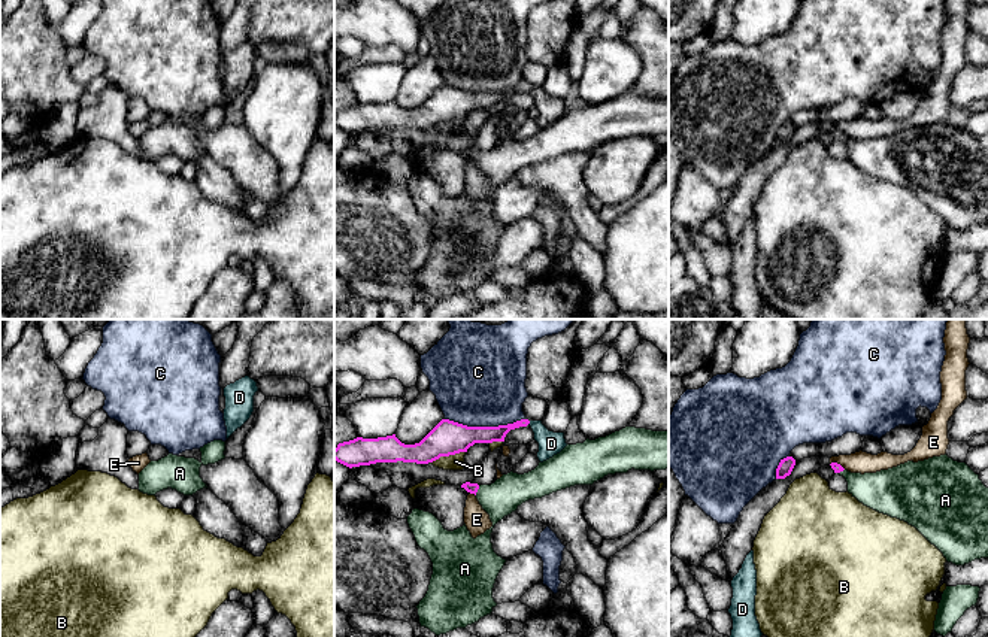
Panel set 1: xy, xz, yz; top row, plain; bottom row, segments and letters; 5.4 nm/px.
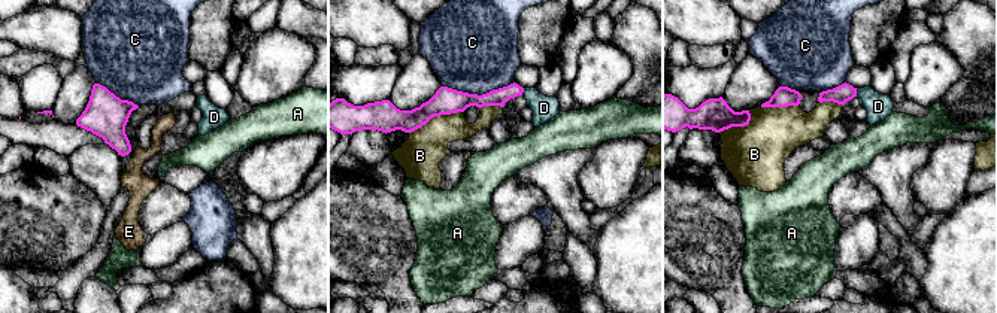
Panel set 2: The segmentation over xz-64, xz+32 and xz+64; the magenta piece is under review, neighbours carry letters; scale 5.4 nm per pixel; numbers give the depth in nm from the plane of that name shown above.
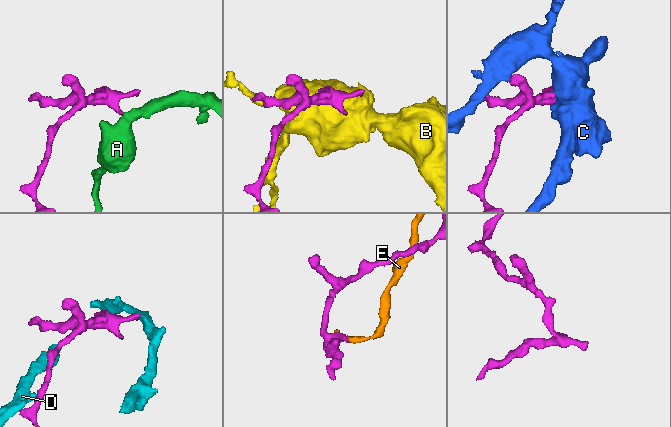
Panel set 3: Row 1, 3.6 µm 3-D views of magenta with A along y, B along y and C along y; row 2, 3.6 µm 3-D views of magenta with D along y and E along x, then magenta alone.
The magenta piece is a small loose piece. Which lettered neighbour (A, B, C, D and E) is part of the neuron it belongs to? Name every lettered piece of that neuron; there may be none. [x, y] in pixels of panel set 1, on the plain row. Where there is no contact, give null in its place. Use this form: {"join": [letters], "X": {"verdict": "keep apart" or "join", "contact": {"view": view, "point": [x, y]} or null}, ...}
{"join": ["A"], "A": {"verdict": "join", "contact": {"view": "xz", "point": [476, 157]}}, "B": {"verdict": "keep apart", "contact": {"view": "xz", "point": [446, 121]}}, "C": {"verdict": "keep apart", "contact": {"view": "xz", "point": [485, 93]}}, "D": {"verdict": "keep apart", "contact": {"view": "xz", "point": [529, 88]}}, "E": {"verdict": "keep apart", "contact": {"view": "xz", "point": [472, 158]}}}

